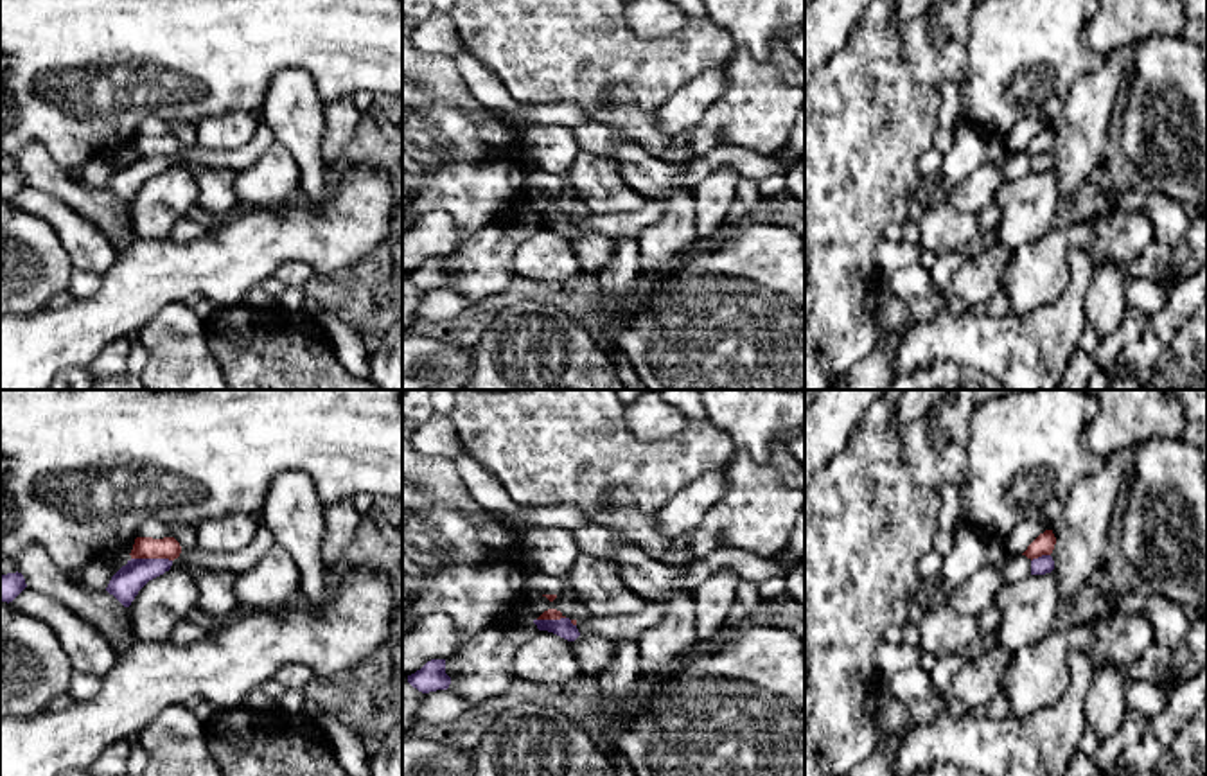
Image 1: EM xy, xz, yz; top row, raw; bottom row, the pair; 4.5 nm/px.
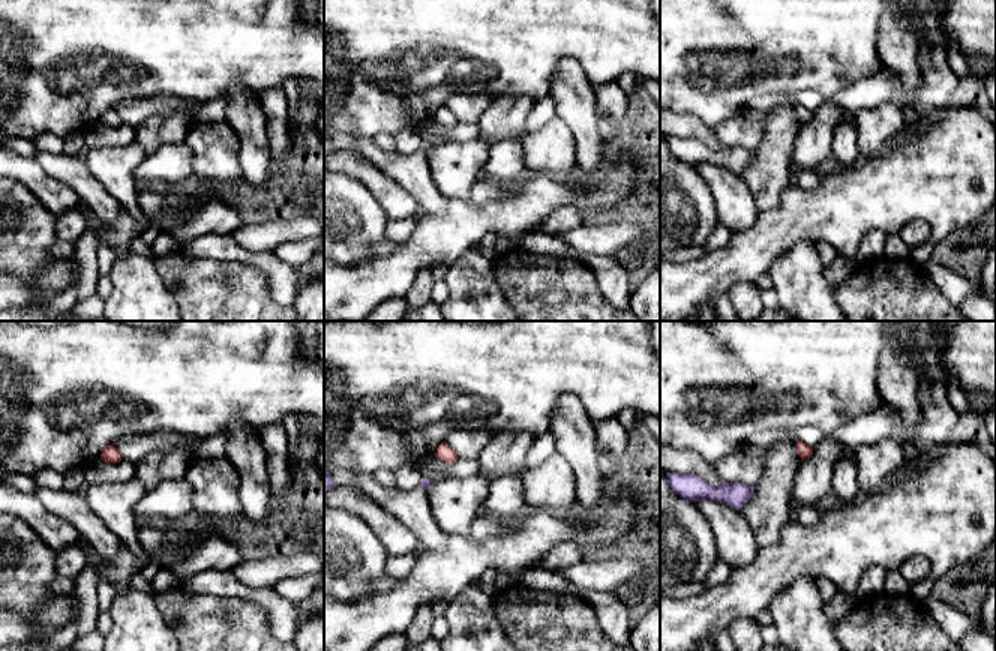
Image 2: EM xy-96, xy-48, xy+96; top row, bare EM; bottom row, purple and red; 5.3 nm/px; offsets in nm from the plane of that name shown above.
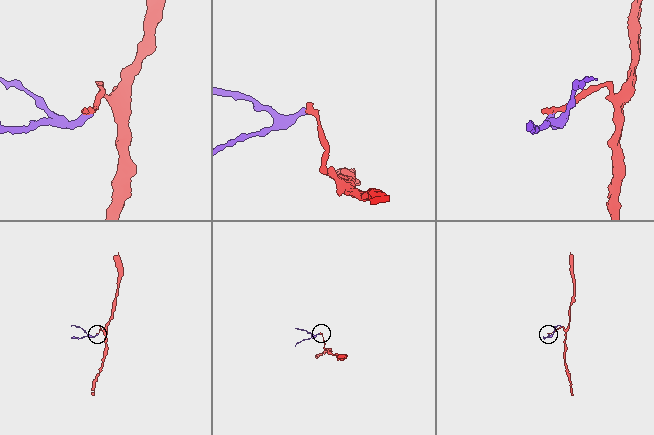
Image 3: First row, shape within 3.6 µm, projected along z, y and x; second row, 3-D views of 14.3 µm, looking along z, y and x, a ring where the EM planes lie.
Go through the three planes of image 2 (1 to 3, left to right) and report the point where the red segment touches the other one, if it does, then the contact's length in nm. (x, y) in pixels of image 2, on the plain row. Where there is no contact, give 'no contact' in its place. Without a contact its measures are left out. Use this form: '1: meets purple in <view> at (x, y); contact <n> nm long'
1: no contact
2: no contact
3: no contact

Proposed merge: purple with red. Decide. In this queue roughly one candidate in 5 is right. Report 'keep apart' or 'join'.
keep apart

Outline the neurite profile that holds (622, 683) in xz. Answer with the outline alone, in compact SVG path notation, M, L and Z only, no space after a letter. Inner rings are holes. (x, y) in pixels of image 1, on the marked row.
M616 639L614 647L612 661L596 677L607 717L625 715L647 688L639 668L638 641Z

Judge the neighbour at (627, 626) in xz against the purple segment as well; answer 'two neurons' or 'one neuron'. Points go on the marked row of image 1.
one neuron

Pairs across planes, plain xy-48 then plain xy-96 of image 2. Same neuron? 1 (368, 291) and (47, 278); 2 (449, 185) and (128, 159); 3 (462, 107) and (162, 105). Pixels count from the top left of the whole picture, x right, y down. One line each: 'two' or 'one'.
1: one
2: one
3: one

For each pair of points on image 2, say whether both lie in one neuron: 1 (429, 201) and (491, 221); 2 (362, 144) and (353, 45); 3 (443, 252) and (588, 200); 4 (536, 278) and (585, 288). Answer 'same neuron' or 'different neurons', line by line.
1: different neurons
2: different neurons
3: same neuron
4: same neuron

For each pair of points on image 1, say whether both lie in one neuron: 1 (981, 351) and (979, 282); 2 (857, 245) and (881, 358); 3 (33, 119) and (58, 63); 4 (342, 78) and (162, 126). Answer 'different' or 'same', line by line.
1: different
2: different
3: same
4: different

